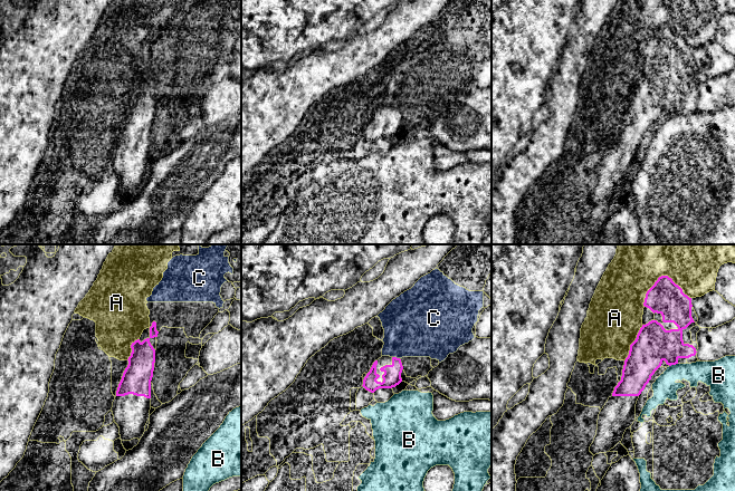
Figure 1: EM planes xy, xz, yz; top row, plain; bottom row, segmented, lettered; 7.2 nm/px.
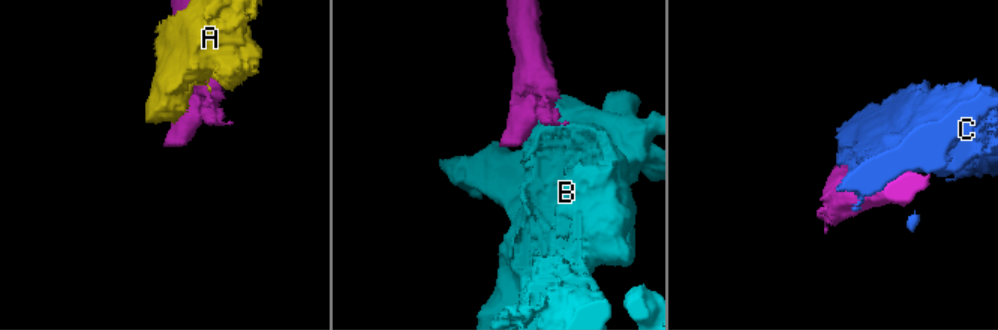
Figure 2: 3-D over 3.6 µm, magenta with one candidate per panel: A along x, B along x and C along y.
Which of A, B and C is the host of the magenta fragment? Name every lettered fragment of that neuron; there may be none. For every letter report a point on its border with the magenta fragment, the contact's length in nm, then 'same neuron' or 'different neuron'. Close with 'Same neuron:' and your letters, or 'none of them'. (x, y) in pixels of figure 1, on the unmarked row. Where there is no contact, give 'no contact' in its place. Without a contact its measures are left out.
A: yz (656, 31) | 300 nm | different neuron
B: yz (673, 114) | 70 nm | different neuron
C: xz (395, 107) | 60 nm | different neuron
Same neuron: none of them

